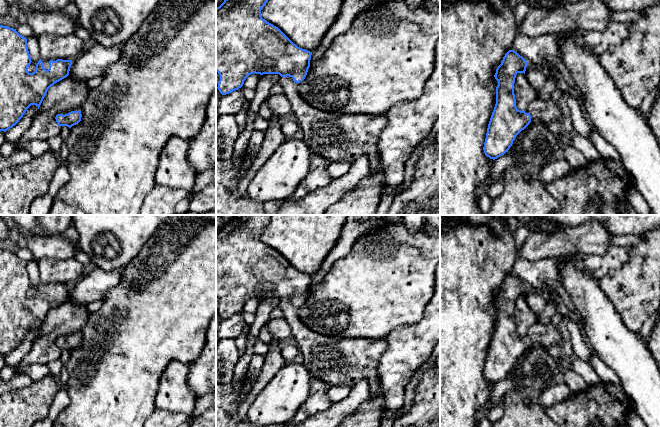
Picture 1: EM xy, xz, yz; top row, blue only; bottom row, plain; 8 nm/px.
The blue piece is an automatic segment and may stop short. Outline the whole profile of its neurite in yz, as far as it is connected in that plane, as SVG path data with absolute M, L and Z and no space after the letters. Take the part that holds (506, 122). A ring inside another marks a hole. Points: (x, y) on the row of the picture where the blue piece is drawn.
M509 50L494 75L498 81L496 87L496 104L492 112L486 138L484 153L490 159L504 155L513 144L516 136L524 130L532 120L538 119L548 124L559 119L563 113L559 103L552 99L535 98L525 111L518 110L514 94L514 83L518 73L526 71L528 63L516 51Z

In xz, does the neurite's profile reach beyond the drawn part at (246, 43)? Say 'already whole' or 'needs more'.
needs more

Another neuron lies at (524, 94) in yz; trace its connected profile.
M517 73L514 83L516 107L525 111L528 105L536 98L536 91L529 84L524 73Z

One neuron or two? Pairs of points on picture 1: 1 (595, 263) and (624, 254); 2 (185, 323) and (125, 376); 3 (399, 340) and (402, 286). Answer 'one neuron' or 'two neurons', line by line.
1: one neuron
2: one neuron
3: two neurons

